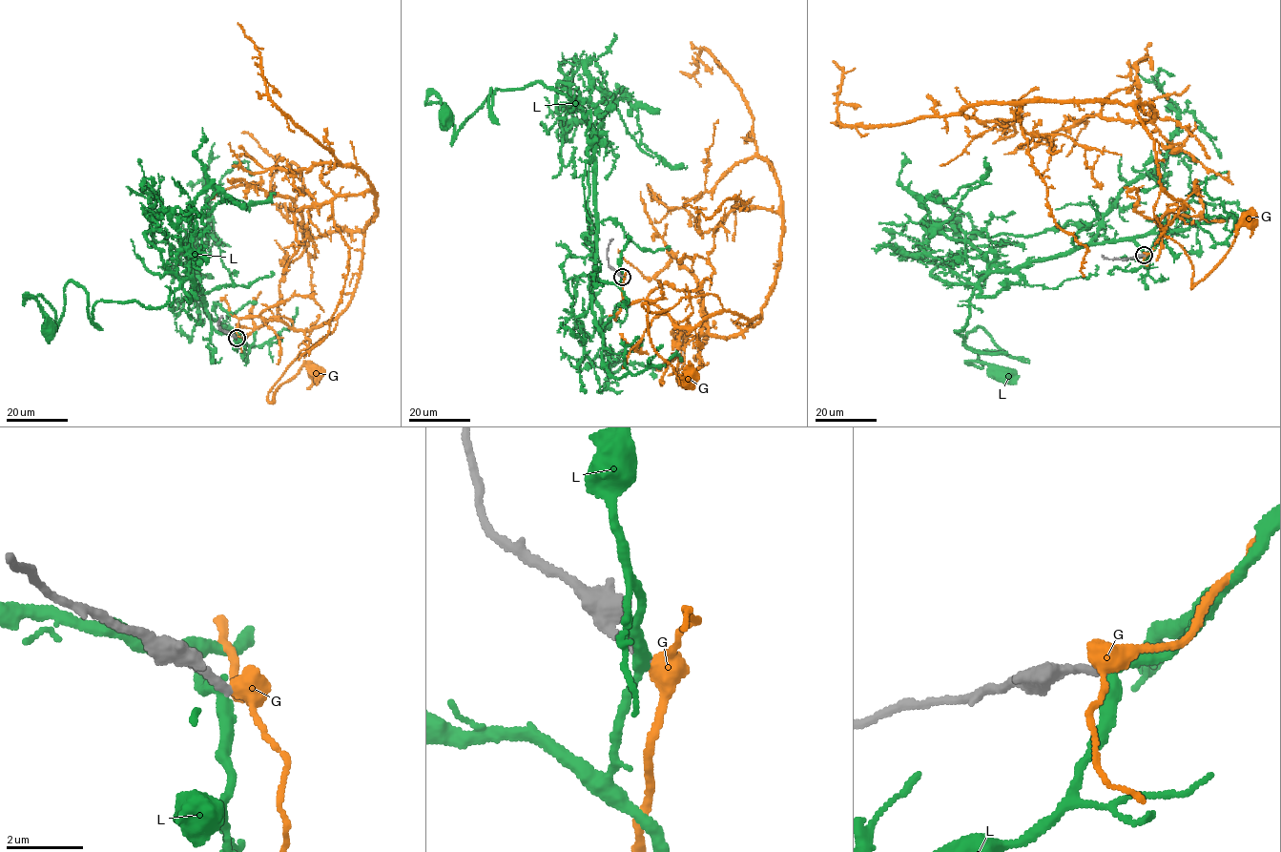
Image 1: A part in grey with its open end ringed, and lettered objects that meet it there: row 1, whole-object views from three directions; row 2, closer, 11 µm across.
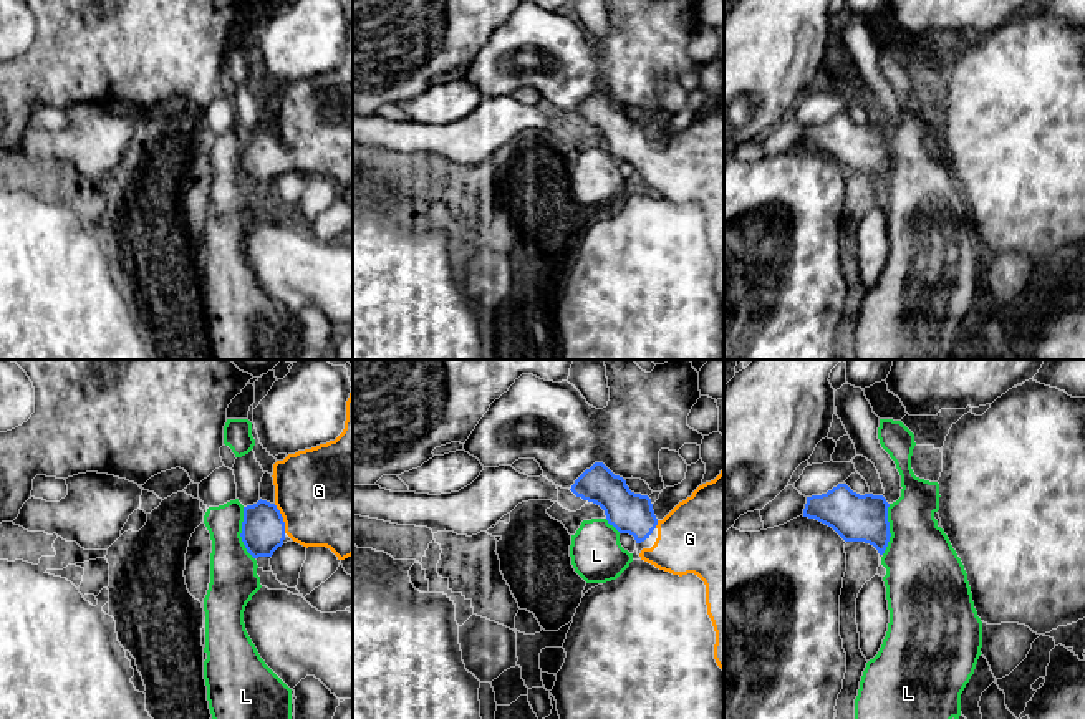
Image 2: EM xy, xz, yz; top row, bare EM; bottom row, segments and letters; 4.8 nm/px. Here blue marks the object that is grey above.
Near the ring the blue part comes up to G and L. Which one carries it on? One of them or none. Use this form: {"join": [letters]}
{"join": ["G"]}

